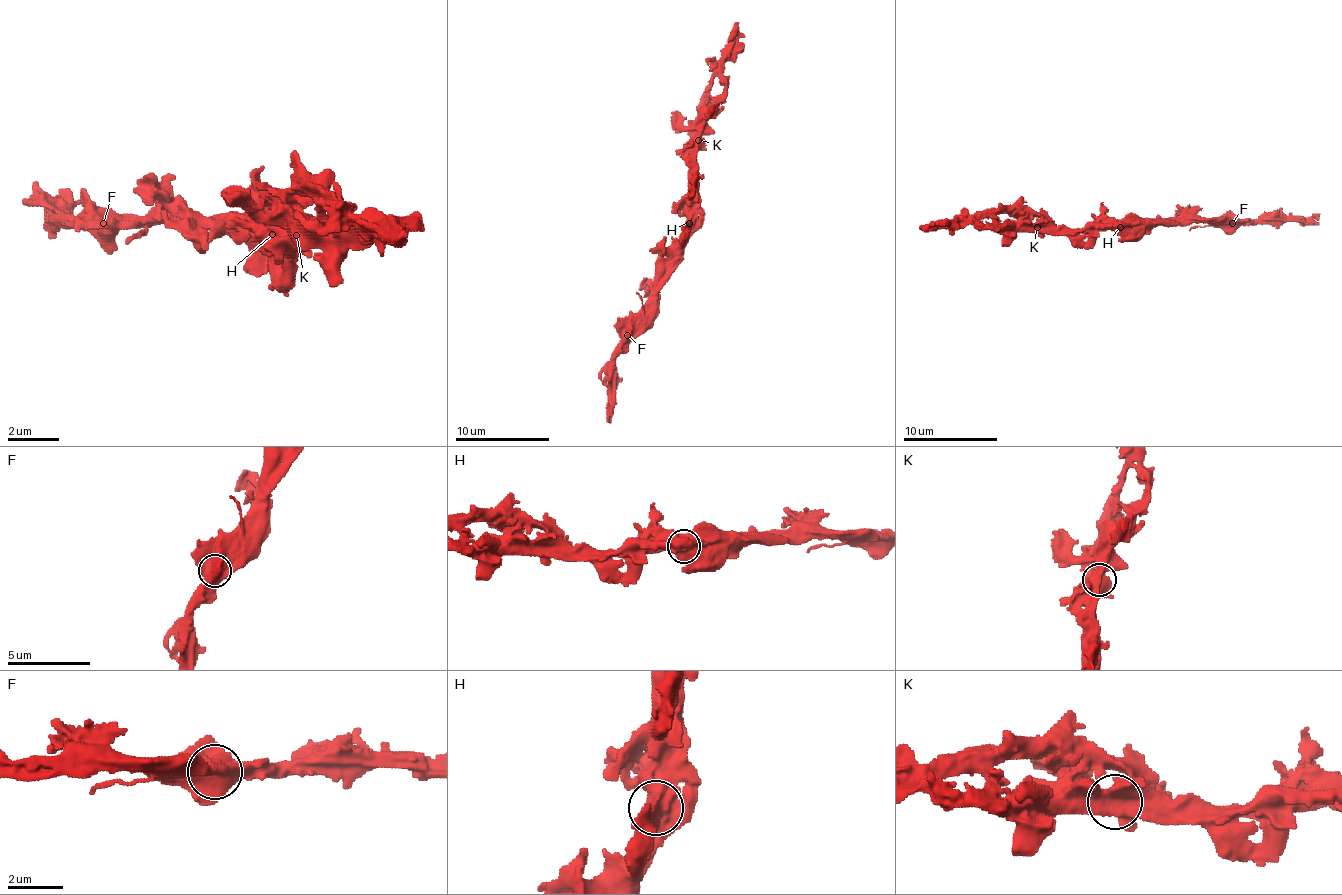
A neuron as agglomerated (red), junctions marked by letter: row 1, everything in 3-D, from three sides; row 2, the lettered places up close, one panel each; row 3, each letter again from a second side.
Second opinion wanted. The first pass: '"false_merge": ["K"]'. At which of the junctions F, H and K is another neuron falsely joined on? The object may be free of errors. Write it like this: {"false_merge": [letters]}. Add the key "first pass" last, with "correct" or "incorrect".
{"false_merge": [], "first pass": "incorrect"}

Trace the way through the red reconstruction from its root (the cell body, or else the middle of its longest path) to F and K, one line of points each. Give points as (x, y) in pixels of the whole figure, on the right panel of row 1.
F: (1121, 223), (1232, 223)
K: (1121, 223), (1081, 230), (1037, 227)

